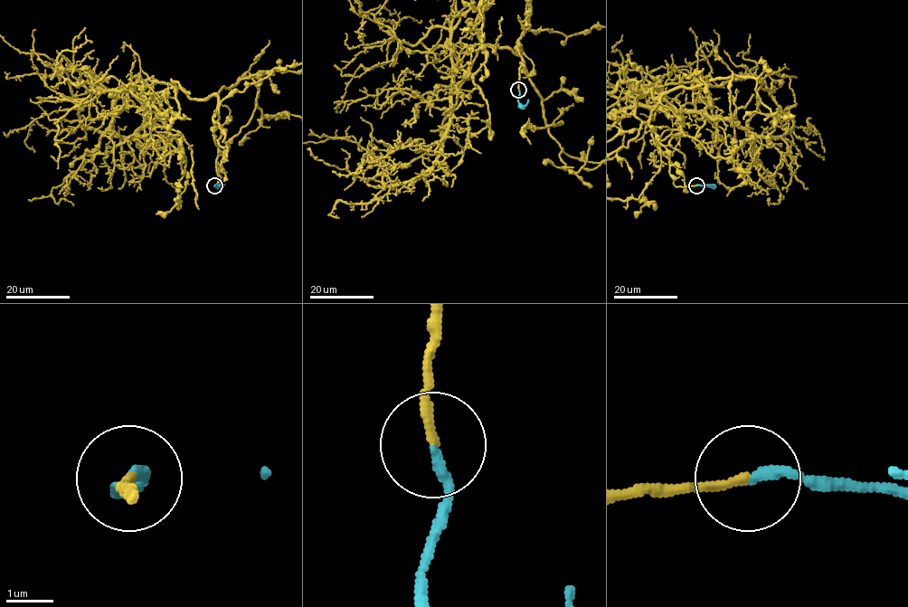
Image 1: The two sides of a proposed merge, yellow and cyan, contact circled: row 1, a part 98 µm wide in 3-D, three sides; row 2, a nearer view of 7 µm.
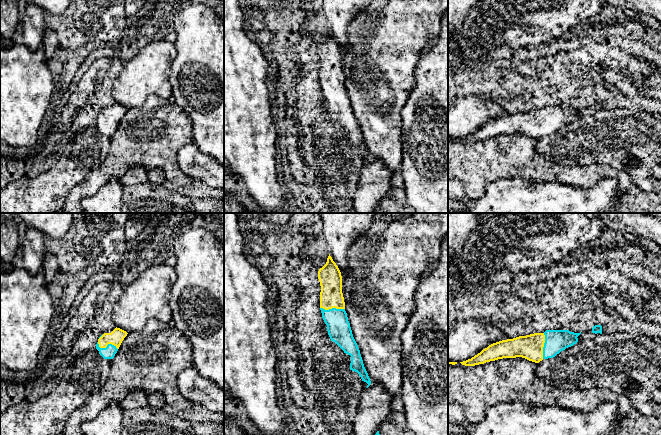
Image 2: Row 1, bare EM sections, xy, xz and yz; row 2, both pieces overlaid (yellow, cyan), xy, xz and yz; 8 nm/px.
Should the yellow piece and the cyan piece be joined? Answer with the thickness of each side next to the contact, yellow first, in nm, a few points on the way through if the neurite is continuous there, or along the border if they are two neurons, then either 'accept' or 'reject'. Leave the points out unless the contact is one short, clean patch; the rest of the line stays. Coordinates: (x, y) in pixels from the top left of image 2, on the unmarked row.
200/180 nm | across yz (530, 123), (543, 122), (556, 117) | accept

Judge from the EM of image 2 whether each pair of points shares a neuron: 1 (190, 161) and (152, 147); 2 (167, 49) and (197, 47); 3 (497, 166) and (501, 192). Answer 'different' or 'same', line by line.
1: different
2: different
3: different

